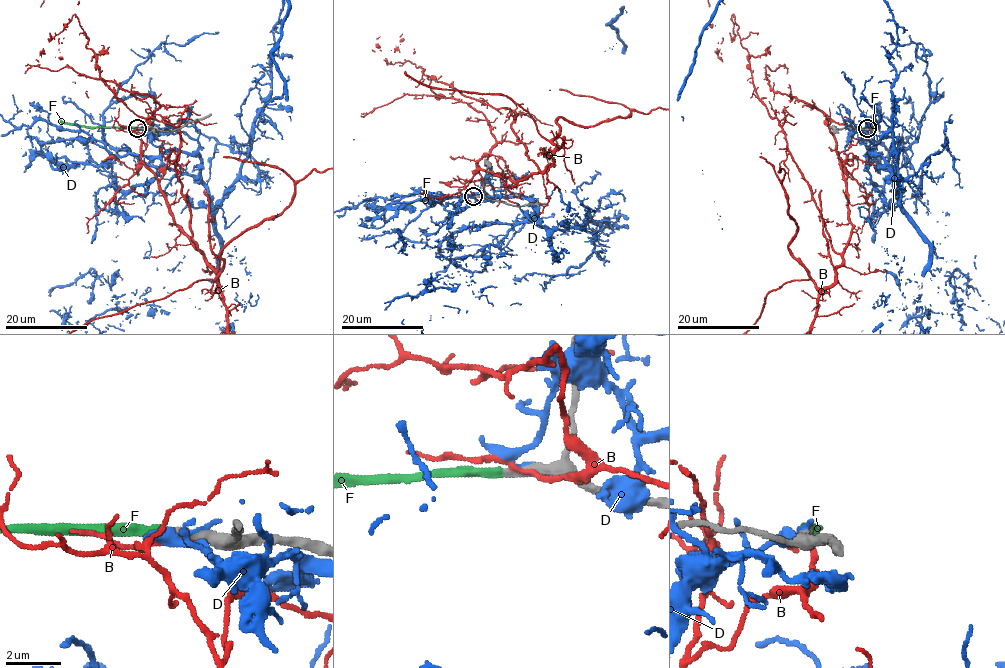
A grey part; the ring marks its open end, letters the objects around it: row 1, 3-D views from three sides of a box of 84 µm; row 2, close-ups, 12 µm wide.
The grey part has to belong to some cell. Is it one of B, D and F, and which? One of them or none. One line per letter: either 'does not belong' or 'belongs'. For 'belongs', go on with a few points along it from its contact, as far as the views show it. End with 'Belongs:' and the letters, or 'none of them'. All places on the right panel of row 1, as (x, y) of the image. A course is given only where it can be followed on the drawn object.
B: does not belong
D: does not belong
F: belongs; course (867, 127), (877, 120), (810, 108)
Belongs: F

